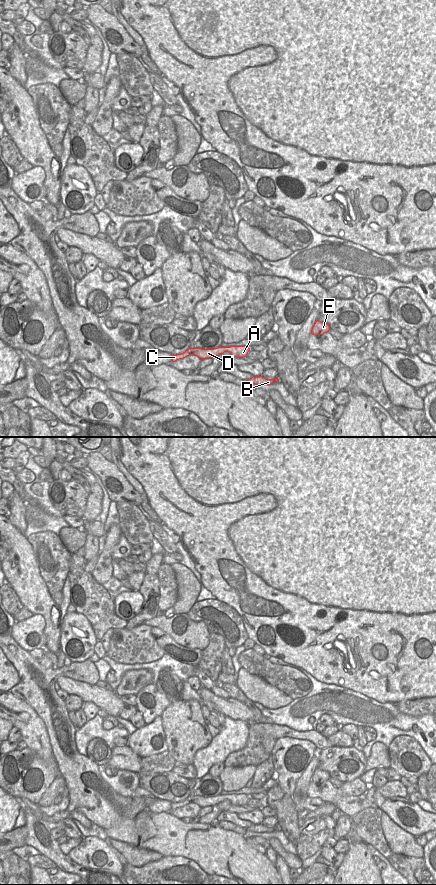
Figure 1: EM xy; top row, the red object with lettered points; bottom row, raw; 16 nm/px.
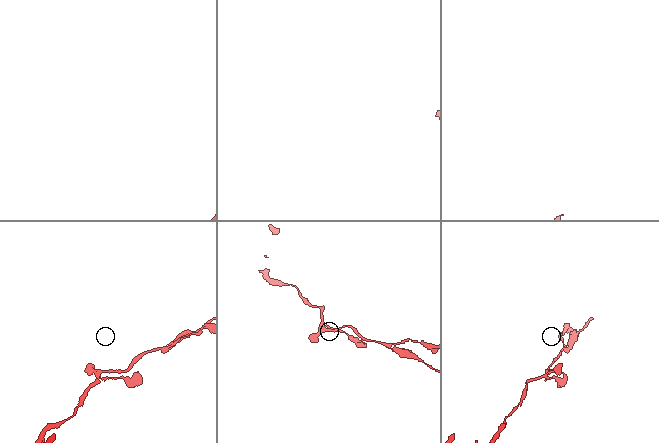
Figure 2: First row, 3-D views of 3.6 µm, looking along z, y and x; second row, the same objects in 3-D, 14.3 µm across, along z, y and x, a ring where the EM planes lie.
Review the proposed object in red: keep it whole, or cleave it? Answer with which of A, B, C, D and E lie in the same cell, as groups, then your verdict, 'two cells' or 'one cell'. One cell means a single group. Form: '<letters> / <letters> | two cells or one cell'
A B C D E | one cell

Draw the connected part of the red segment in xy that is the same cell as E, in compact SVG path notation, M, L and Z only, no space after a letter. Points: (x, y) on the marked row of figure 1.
M316 320L315 324L312 327L311 334L315 336L323 335L324 333L329 332L329 330L330 330L329 324Z

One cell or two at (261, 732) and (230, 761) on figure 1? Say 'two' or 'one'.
one

